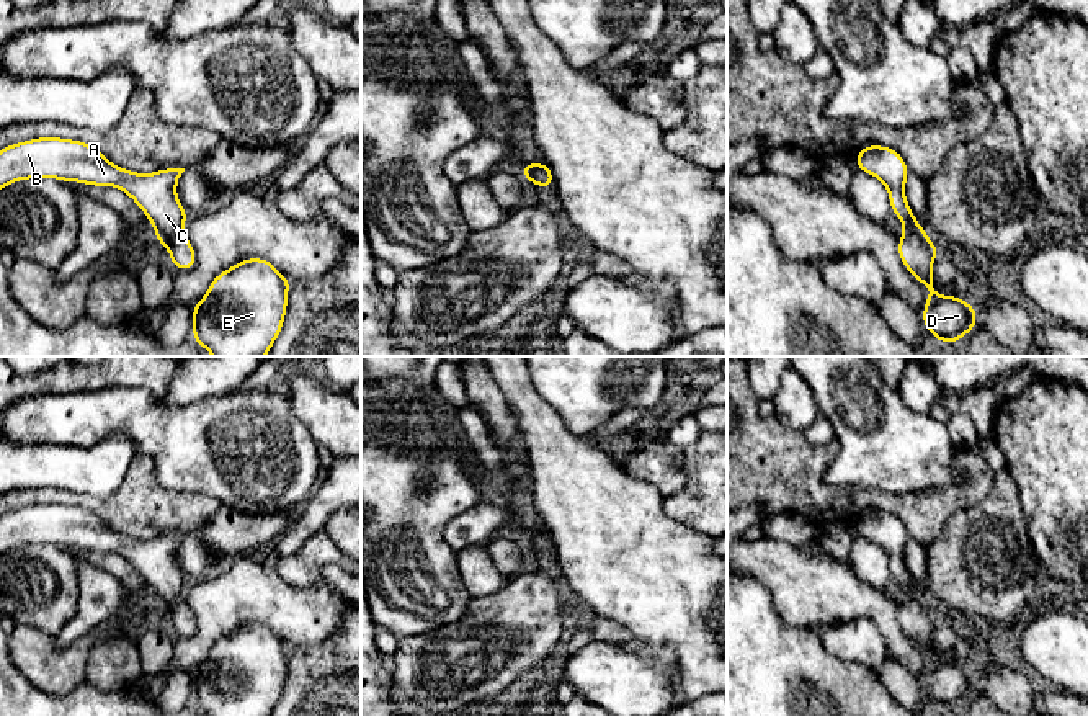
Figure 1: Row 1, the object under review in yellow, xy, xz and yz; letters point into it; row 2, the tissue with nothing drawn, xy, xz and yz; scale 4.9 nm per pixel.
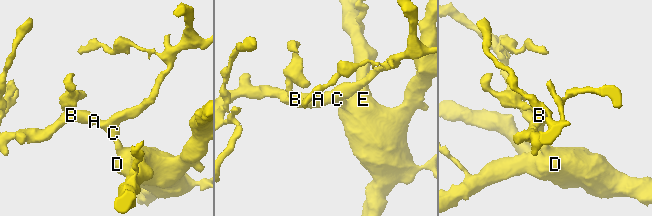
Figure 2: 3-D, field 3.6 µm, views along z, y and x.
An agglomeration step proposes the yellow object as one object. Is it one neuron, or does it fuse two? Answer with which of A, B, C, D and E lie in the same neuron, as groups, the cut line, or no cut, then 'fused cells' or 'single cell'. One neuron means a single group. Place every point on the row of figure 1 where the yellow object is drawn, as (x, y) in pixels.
groups A B C D E; cut none; single cell

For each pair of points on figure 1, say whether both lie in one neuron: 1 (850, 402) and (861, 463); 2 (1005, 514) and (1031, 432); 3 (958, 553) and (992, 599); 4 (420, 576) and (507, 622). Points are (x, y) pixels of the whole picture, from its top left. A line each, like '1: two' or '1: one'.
1: one
2: two
3: one
4: two

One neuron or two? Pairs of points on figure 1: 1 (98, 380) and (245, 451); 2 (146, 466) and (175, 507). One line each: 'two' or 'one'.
1: two
2: one

